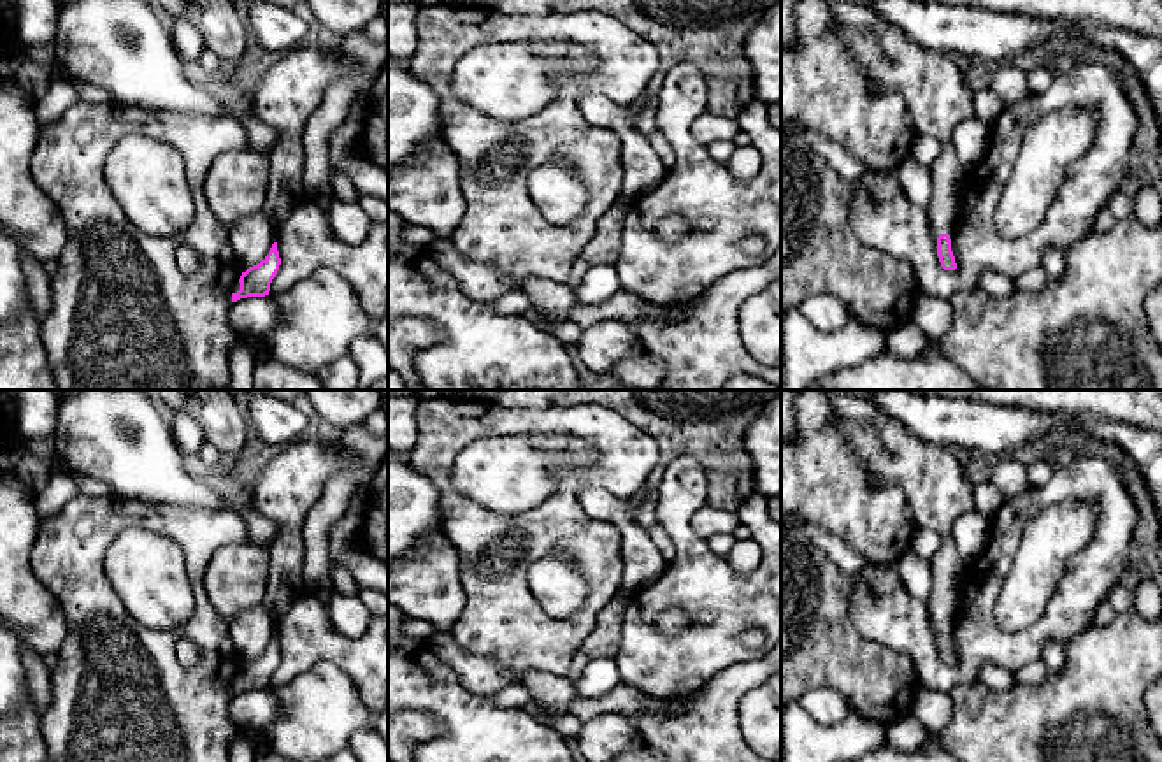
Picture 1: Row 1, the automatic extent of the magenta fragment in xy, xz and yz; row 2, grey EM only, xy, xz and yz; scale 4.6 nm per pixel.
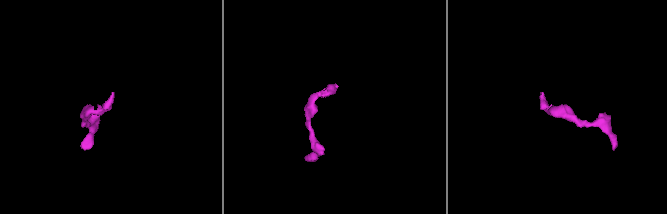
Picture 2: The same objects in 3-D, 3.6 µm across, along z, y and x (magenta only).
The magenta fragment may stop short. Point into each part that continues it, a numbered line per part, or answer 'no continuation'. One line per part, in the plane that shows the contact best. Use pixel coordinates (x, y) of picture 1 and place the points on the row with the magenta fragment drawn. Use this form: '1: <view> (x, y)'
1: yz (938, 97)

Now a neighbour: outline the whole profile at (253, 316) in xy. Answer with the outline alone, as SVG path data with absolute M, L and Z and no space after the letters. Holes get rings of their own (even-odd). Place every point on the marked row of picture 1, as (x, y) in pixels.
M270 295L240 298L230 309L230 321L244 341L260 341L279 320L281 313Z

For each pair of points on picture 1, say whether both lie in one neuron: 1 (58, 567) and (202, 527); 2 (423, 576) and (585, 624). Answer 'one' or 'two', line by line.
1: one
2: two

